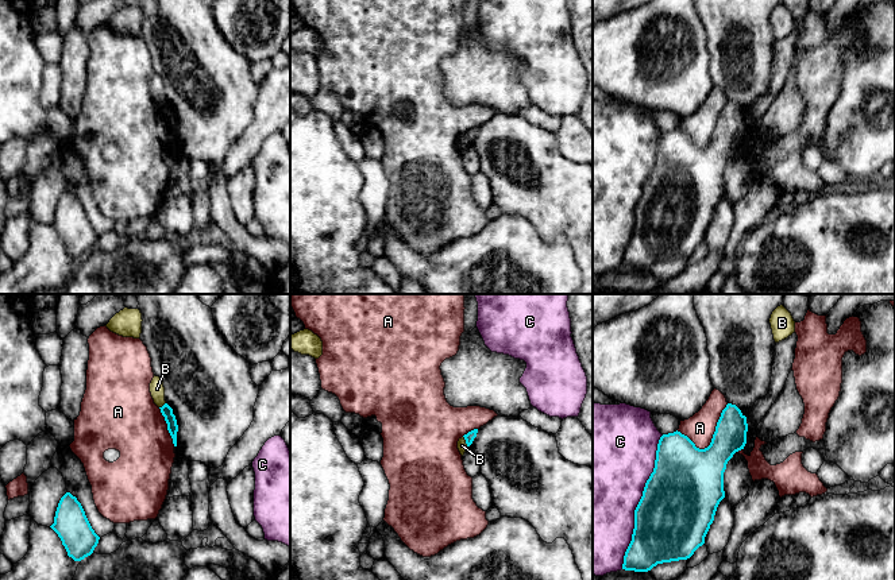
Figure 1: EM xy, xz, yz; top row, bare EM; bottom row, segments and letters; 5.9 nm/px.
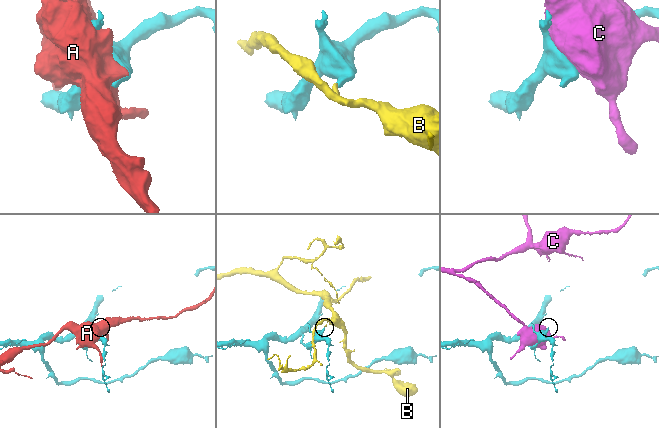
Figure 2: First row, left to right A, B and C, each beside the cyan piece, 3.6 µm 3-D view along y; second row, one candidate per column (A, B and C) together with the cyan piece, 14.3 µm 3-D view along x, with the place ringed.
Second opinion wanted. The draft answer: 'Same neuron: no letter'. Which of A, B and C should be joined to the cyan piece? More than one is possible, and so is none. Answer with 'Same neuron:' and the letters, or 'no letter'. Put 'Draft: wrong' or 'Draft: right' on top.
Draft: right
Same neuron: no letter

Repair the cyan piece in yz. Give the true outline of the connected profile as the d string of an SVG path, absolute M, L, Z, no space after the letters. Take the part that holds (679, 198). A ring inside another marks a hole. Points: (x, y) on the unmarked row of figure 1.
M728 101L707 146L699 147L680 129L663 132L655 166L634 208L632 239L622 267L648 270L657 262L687 258L705 241L720 200L725 196L724 170L733 152L747 142L748 121L741 108Z

